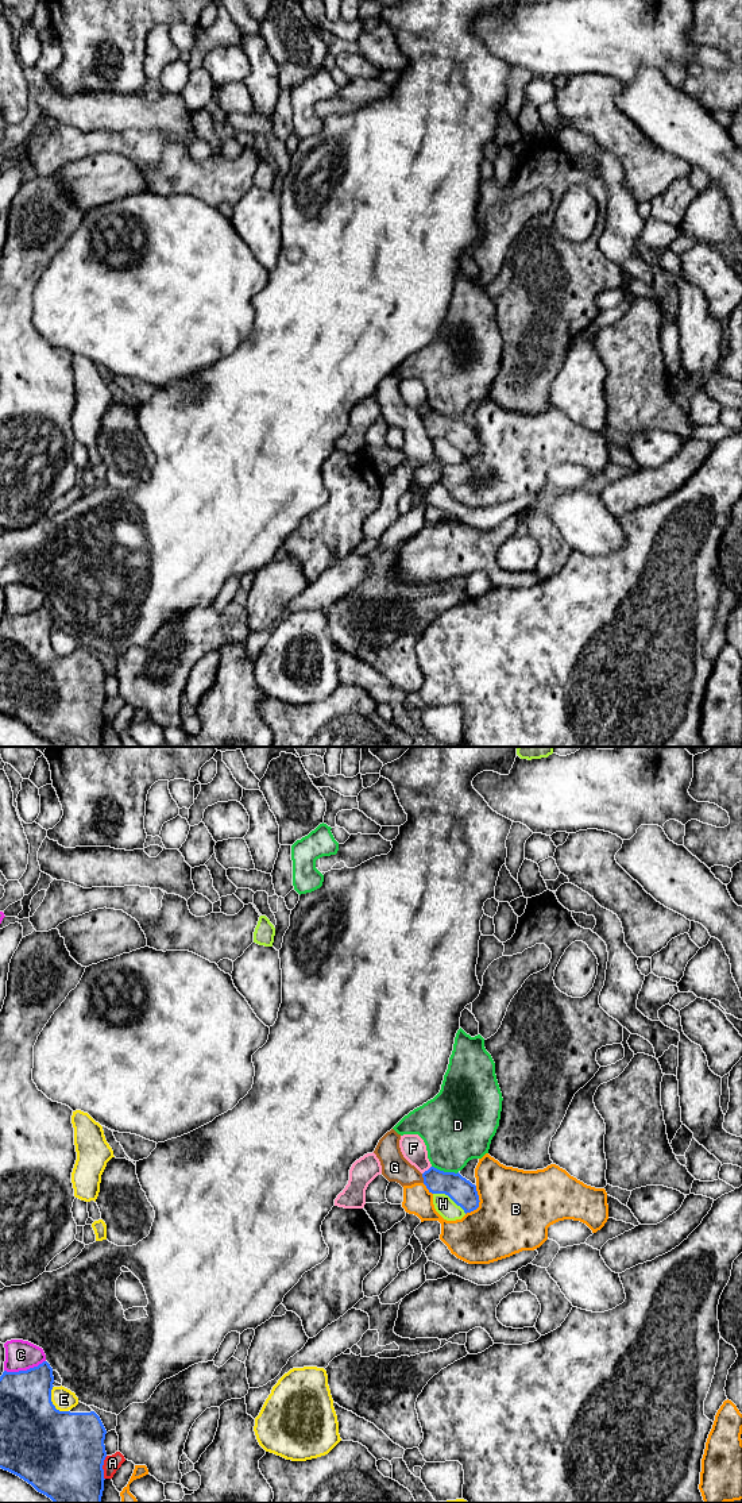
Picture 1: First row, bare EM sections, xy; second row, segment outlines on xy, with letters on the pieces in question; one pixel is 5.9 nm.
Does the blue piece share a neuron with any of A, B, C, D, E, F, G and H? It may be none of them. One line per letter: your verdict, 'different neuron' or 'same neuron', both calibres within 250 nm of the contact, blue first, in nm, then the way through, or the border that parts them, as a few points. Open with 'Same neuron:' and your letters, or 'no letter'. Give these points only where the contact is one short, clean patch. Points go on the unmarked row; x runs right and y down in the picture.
Same neuron: no letter
A: different neuron | 500/100 nm
B: different neuron | 160/440 nm
C: different neuron | 320/180 nm
D: different neuron | 160/380 nm
E: different neuron | 460/140 nm
F: different neuron | 160/150 nm | along xy (431, 409), (422, 417)
G: different neuron | 160/160 nm | along xy (421, 417), (424, 426)
H: different neuron | 160/110 nm

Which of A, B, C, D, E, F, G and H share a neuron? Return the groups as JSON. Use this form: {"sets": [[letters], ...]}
{"sets": [["A"], ["B", "G"], ["C"], ["D"], ["E"], ["F"], ["H"]]}

